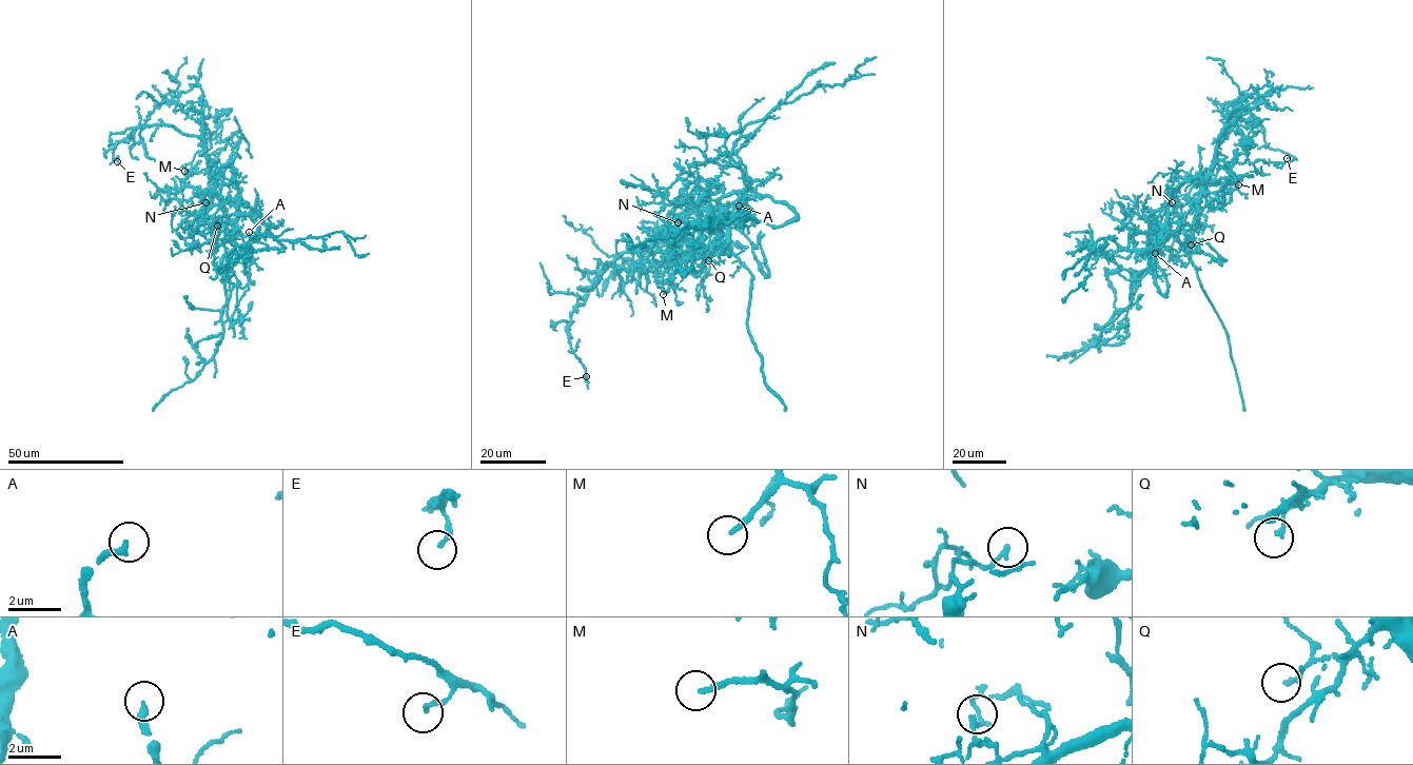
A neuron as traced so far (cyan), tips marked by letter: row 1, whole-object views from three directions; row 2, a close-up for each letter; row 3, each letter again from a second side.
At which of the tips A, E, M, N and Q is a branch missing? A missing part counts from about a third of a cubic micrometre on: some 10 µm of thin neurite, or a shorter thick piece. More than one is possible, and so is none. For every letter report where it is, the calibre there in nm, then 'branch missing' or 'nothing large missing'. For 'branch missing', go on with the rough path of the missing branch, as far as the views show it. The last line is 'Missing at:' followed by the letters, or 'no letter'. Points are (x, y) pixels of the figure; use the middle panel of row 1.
A: at (739, 206); 280 nm thick; branch missing
E: at (586, 376); 140 nm thick; nothing large missing
M: at (663, 294); 200 nm thick; branch missing
N: at (678, 222); 160 nm thick; nothing large missing
Q: at (708, 260); 160 nm thick; nothing large missing
Missing at: A, M

